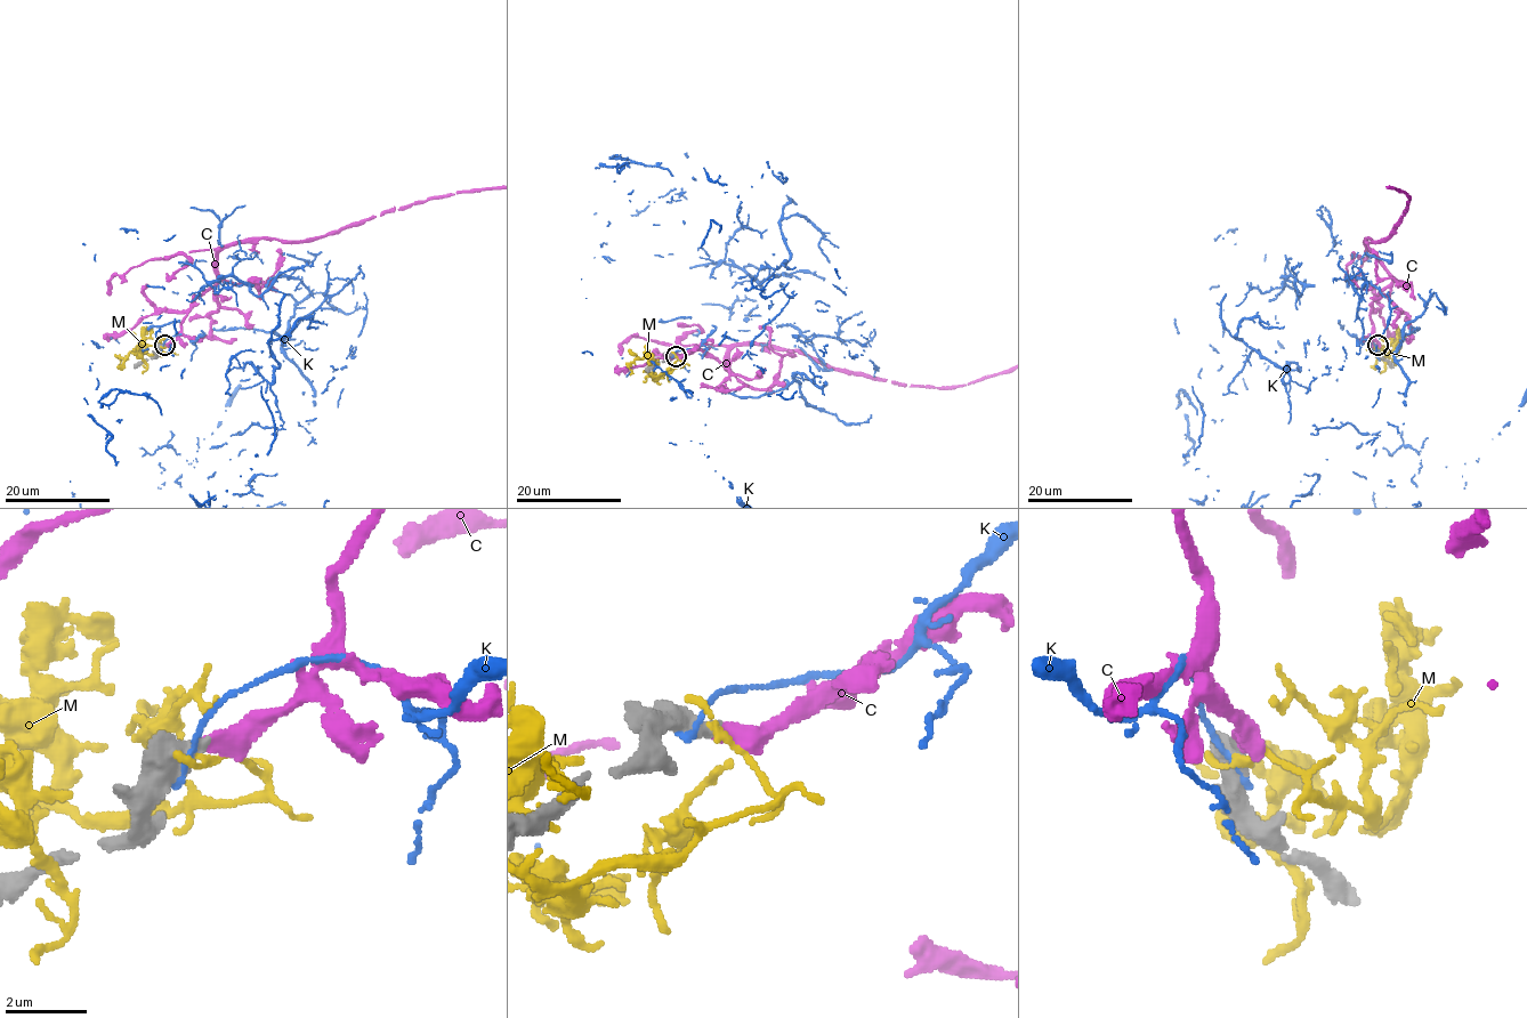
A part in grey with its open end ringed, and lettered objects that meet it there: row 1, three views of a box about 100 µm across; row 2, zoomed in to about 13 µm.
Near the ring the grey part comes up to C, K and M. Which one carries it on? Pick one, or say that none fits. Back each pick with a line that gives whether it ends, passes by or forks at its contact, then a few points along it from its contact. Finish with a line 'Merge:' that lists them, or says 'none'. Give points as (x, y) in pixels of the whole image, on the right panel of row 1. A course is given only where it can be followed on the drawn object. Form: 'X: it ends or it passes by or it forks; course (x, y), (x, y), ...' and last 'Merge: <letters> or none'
C: it ends
Merge: C

